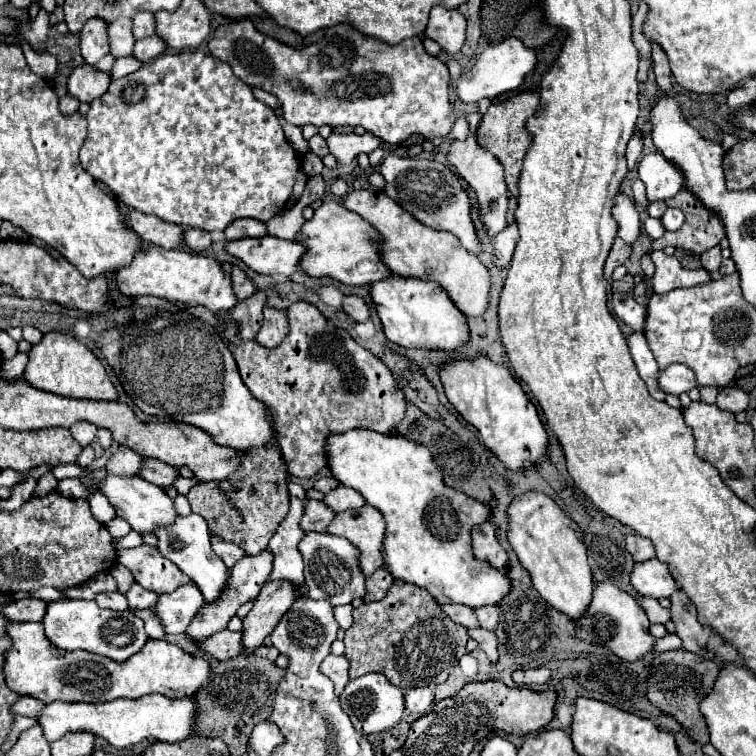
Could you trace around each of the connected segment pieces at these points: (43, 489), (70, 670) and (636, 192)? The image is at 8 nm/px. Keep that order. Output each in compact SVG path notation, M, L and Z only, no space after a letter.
M47 472L45 476L41 476L41 478L39 478L37 488L35 488L35 494L47 494L49 490L55 490L55 488L57 488L57 484L59 484L59 480L57 480L51 472Z
M41 622L17 624L9 628L13 638L13 650L5 654L7 684L19 692L39 698L45 704L55 700L63 702L109 702L115 698L141 698L157 692L169 698L193 696L209 678L209 664L201 656L183 652L179 646L165 640L147 640L143 650L125 662L113 662L105 656L87 654L81 650L65 652L53 646L45 634Z
M635 180L635 184L633 184L633 198L635 198L637 208L641 208L641 210L647 210L651 206L651 202L647 200L647 194L645 194L645 184L641 180Z

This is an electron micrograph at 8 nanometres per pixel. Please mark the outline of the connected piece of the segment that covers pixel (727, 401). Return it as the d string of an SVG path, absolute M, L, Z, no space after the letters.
M725 386L719 390L719 396L717 396L717 406L721 410L729 410L733 414L741 412L741 410L747 410L749 406L749 396L745 390L737 388L737 386Z

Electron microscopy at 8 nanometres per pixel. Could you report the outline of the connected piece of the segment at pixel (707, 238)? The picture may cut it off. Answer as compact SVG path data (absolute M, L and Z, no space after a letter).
M683 188L675 198L666 202L667 206L679 208L684 212L685 224L681 230L665 232L663 238L653 240L653 250L673 246L687 252L703 254L725 238L725 226L721 218L713 210L709 210L691 190Z

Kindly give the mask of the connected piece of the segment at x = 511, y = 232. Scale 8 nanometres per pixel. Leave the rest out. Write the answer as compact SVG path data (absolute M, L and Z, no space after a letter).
M517 222L513 224L507 224L505 230L501 230L497 236L495 236L495 262L505 268L511 258L513 258L513 252L515 252L515 244L517 244L517 238L519 238L519 228L517 228Z

